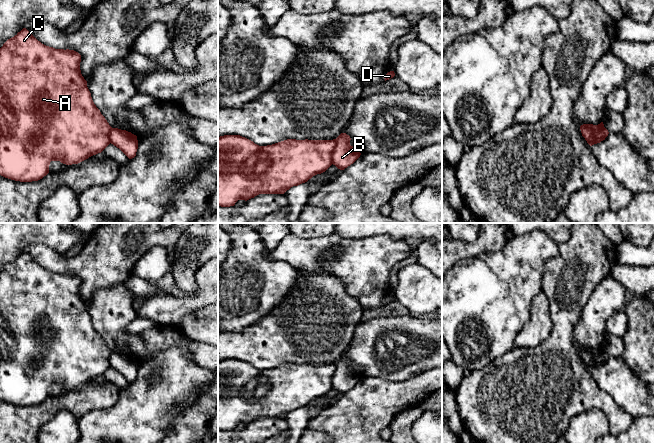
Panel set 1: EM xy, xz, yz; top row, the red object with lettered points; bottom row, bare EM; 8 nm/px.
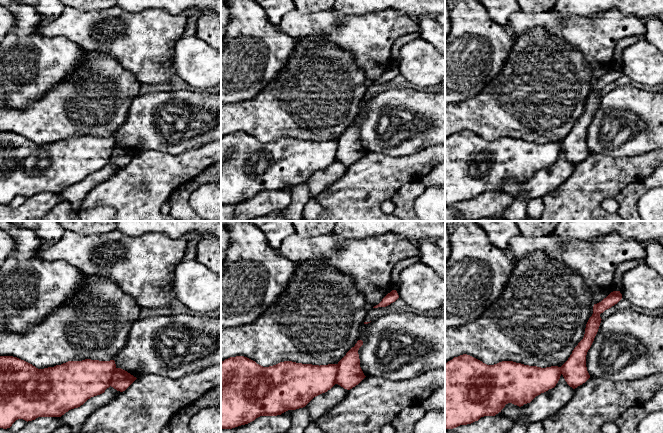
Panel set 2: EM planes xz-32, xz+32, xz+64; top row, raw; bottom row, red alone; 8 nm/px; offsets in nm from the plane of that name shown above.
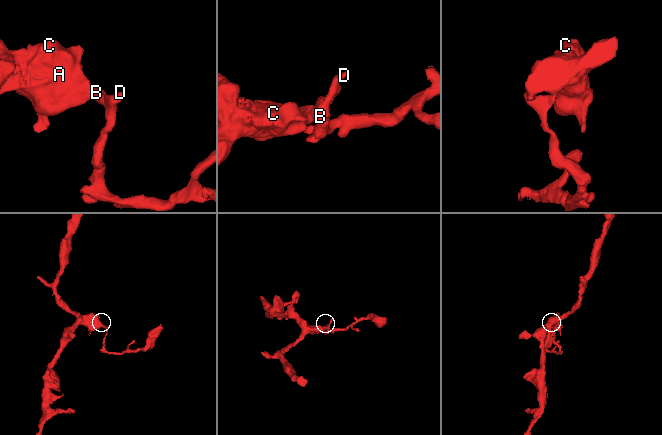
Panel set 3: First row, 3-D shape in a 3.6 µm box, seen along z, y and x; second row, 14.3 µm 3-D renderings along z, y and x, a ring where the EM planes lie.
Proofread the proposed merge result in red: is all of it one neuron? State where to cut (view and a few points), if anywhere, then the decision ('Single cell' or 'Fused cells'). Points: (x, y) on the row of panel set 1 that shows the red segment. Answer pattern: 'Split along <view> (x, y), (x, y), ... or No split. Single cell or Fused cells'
Split along xz (335, 139), (331, 163). Fused cells

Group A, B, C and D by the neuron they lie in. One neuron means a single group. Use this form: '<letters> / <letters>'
A C / B D

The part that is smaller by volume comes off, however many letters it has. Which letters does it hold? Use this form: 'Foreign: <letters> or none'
Foreign: B, D

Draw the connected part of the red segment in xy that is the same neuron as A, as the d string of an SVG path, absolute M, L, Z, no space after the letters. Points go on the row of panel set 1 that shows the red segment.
M26 28L0 48L0 175L32 182L49 173L51 161L78 164L109 144L109 125L94 104L80 70L81 55L38 41Z

